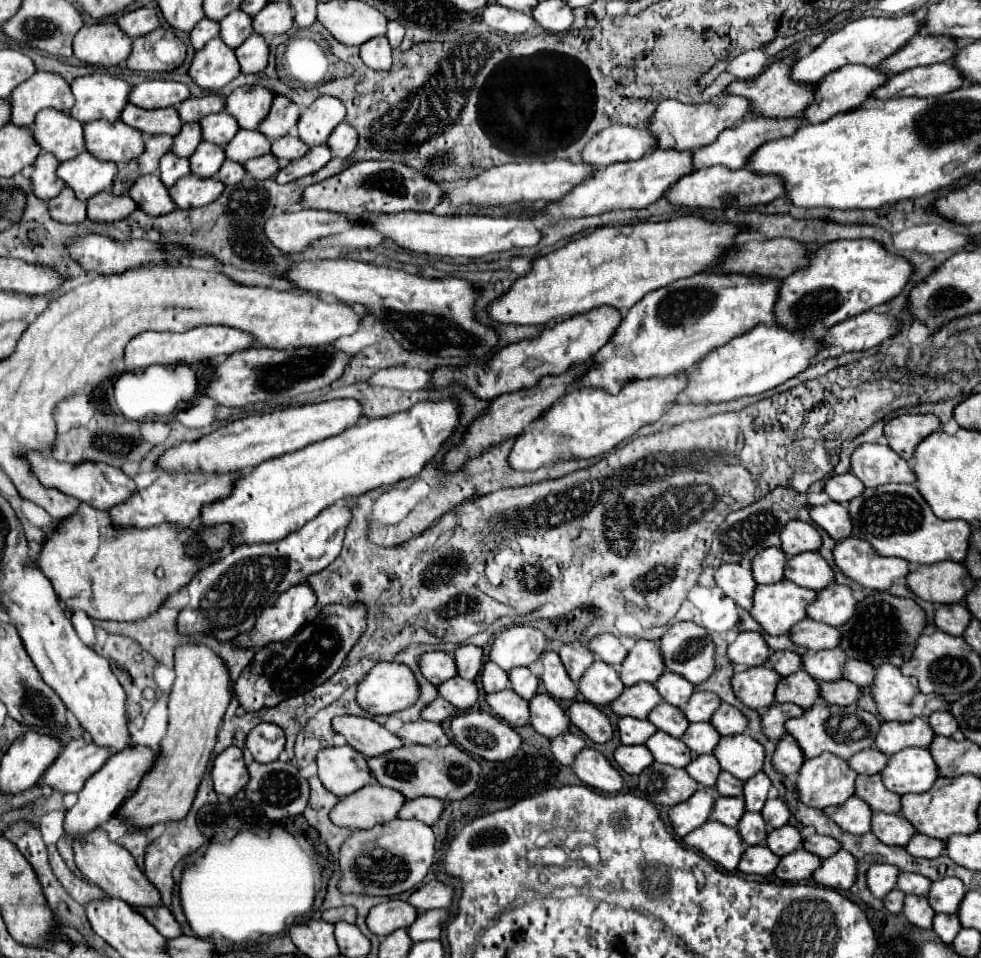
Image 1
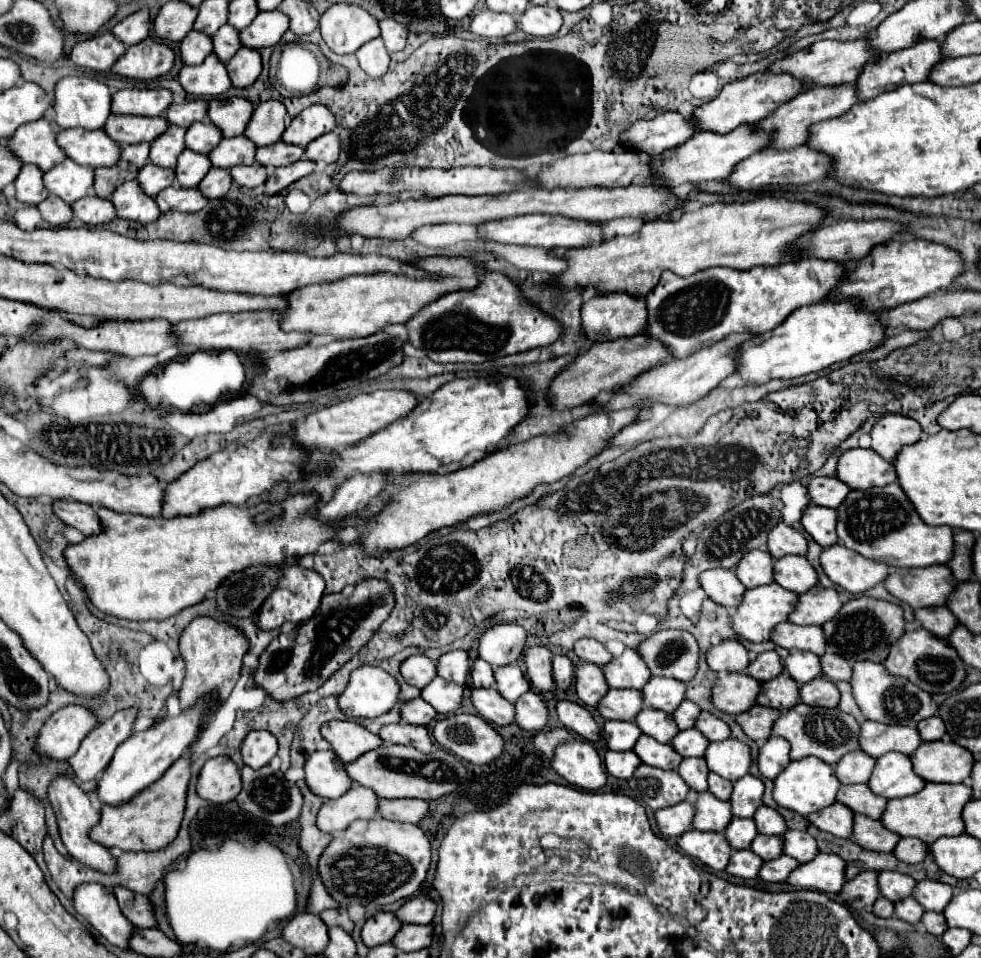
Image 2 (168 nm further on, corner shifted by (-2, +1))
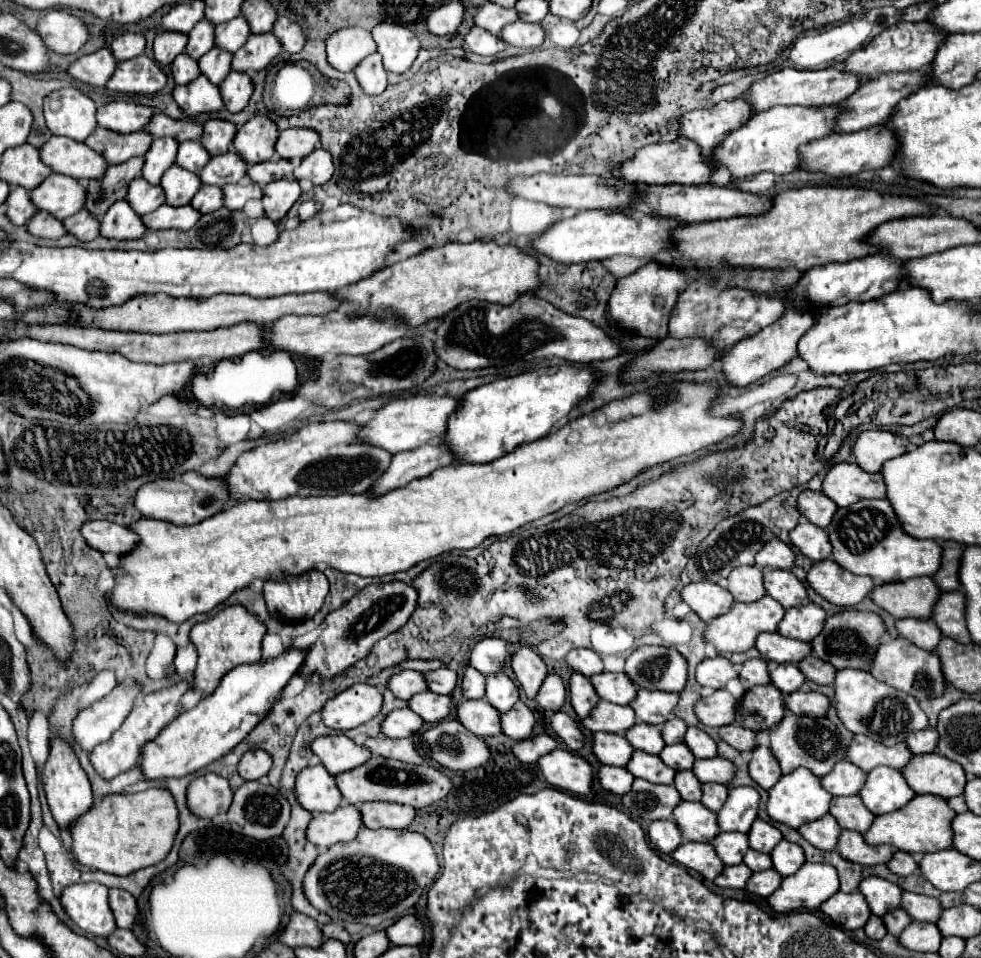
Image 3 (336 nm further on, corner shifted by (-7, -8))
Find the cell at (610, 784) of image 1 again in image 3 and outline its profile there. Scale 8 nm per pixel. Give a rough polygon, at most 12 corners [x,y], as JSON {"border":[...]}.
{"border":[[557,748],[539,760],[555,788],[587,796],[593,786],[591,764]]}

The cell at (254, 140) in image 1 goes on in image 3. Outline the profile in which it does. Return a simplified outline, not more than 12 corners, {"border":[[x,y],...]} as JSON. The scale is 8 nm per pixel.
{"border":[[237,152],[213,156],[201,170],[201,182],[225,186],[247,176]]}

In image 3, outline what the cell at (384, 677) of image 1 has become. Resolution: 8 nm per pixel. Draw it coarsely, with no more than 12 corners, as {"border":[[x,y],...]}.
{"border":[[353,684],[323,706],[323,722],[351,730],[373,720],[383,696]]}

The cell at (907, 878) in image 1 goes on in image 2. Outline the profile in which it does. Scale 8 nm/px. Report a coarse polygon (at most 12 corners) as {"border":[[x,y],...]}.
{"border":[[878,873],[882,897],[894,903],[912,893],[916,881],[904,873]]}

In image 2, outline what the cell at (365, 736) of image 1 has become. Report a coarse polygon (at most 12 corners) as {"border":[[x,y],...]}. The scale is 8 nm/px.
{"border":[[354,721],[320,727],[338,761],[352,763],[382,739]]}

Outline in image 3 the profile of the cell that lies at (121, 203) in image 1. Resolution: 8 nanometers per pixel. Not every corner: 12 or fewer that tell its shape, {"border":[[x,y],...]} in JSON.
{"border":[[89,210],[65,218],[63,224],[83,242],[99,236],[99,222]]}

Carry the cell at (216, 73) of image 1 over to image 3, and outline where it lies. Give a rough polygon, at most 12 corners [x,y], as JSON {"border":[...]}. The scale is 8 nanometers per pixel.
{"border":[[203,74],[177,84],[173,98],[187,116],[225,108],[219,86]]}

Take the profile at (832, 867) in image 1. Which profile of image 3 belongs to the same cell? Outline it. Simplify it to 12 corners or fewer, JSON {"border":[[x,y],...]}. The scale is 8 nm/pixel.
{"border":[[807,862],[769,896],[775,912],[817,910],[839,892],[829,864]]}

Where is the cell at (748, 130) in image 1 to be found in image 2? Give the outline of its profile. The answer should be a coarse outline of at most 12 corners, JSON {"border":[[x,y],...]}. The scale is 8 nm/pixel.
{"border":[[856,85],[812,87],[758,121],[770,147],[804,145],[810,127],[856,105]]}

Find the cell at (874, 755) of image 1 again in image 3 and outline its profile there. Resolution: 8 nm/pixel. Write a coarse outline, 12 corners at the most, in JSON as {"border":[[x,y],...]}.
{"border":[[853,762],[837,766],[821,778],[833,796],[859,794],[867,782]]}

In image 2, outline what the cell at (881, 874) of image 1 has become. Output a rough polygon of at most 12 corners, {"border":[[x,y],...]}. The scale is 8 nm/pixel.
{"border":[[876,871],[846,881],[838,895],[854,911],[880,895]]}

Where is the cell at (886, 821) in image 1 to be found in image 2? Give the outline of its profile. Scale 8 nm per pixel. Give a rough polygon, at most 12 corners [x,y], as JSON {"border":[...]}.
{"border":[[854,815],[852,839],[862,849],[892,851],[900,837]]}

